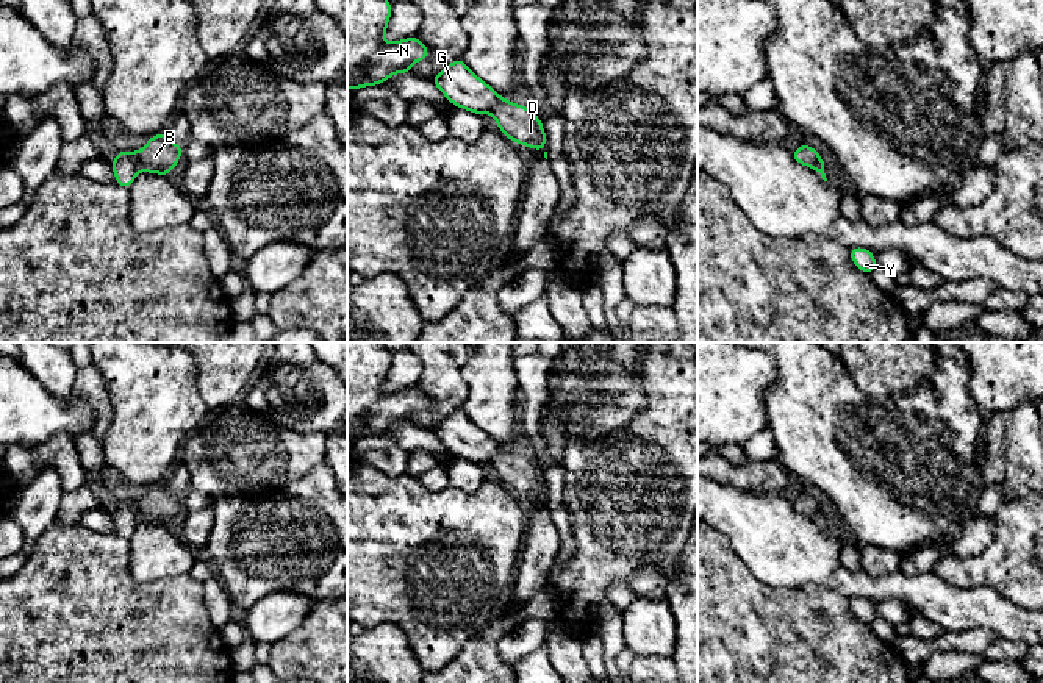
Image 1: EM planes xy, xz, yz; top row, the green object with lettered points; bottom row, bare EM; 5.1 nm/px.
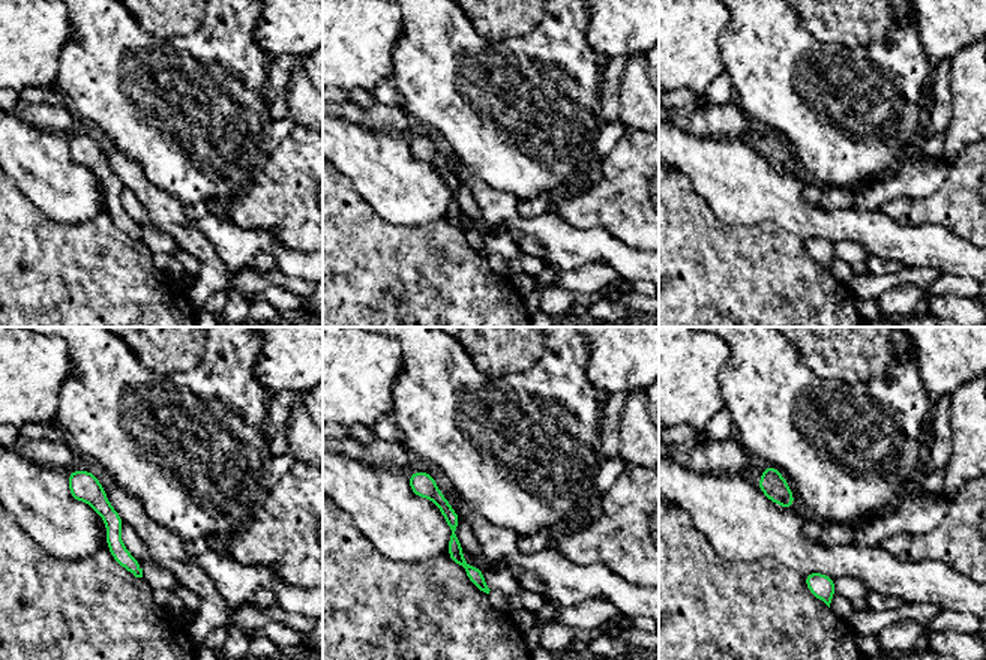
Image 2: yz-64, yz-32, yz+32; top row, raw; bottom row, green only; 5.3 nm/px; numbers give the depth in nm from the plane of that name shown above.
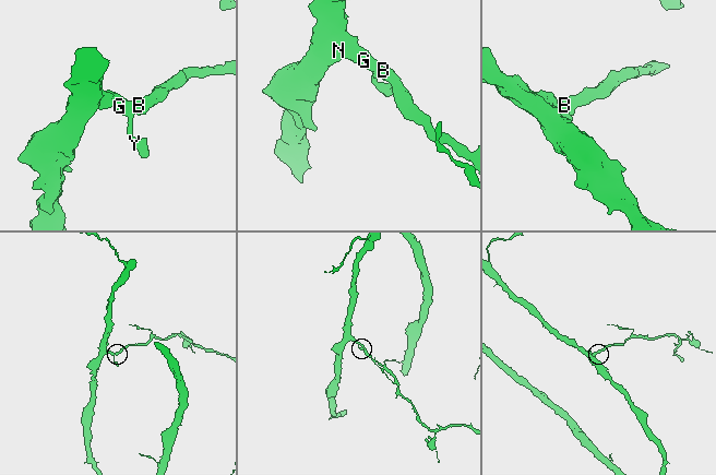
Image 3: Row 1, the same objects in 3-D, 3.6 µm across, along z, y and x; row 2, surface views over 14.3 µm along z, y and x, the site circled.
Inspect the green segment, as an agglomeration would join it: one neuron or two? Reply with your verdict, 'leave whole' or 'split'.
leave whole

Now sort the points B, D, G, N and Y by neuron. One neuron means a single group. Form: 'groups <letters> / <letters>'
groups B D G N Y

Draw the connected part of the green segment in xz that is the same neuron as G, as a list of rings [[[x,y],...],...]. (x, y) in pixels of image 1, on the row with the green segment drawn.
[[[461,58],[446,66],[438,75],[430,78],[430,81],[438,86],[438,89],[453,106],[460,106],[478,116],[489,113],[497,122],[499,130],[504,136],[507,136],[510,141],[518,142],[519,145],[527,145],[533,150],[543,150],[544,158],[547,159],[546,131],[538,119],[536,111],[529,109],[522,105],[511,103],[500,97],[489,84],[477,77]]]

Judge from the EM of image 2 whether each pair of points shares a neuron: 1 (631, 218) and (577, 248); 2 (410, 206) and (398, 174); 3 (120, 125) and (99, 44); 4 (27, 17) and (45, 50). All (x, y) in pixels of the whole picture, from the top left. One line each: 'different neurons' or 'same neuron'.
1: different neurons
2: same neuron
3: same neuron
4: same neuron

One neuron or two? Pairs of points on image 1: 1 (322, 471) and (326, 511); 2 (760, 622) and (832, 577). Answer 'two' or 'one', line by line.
1: one
2: two

